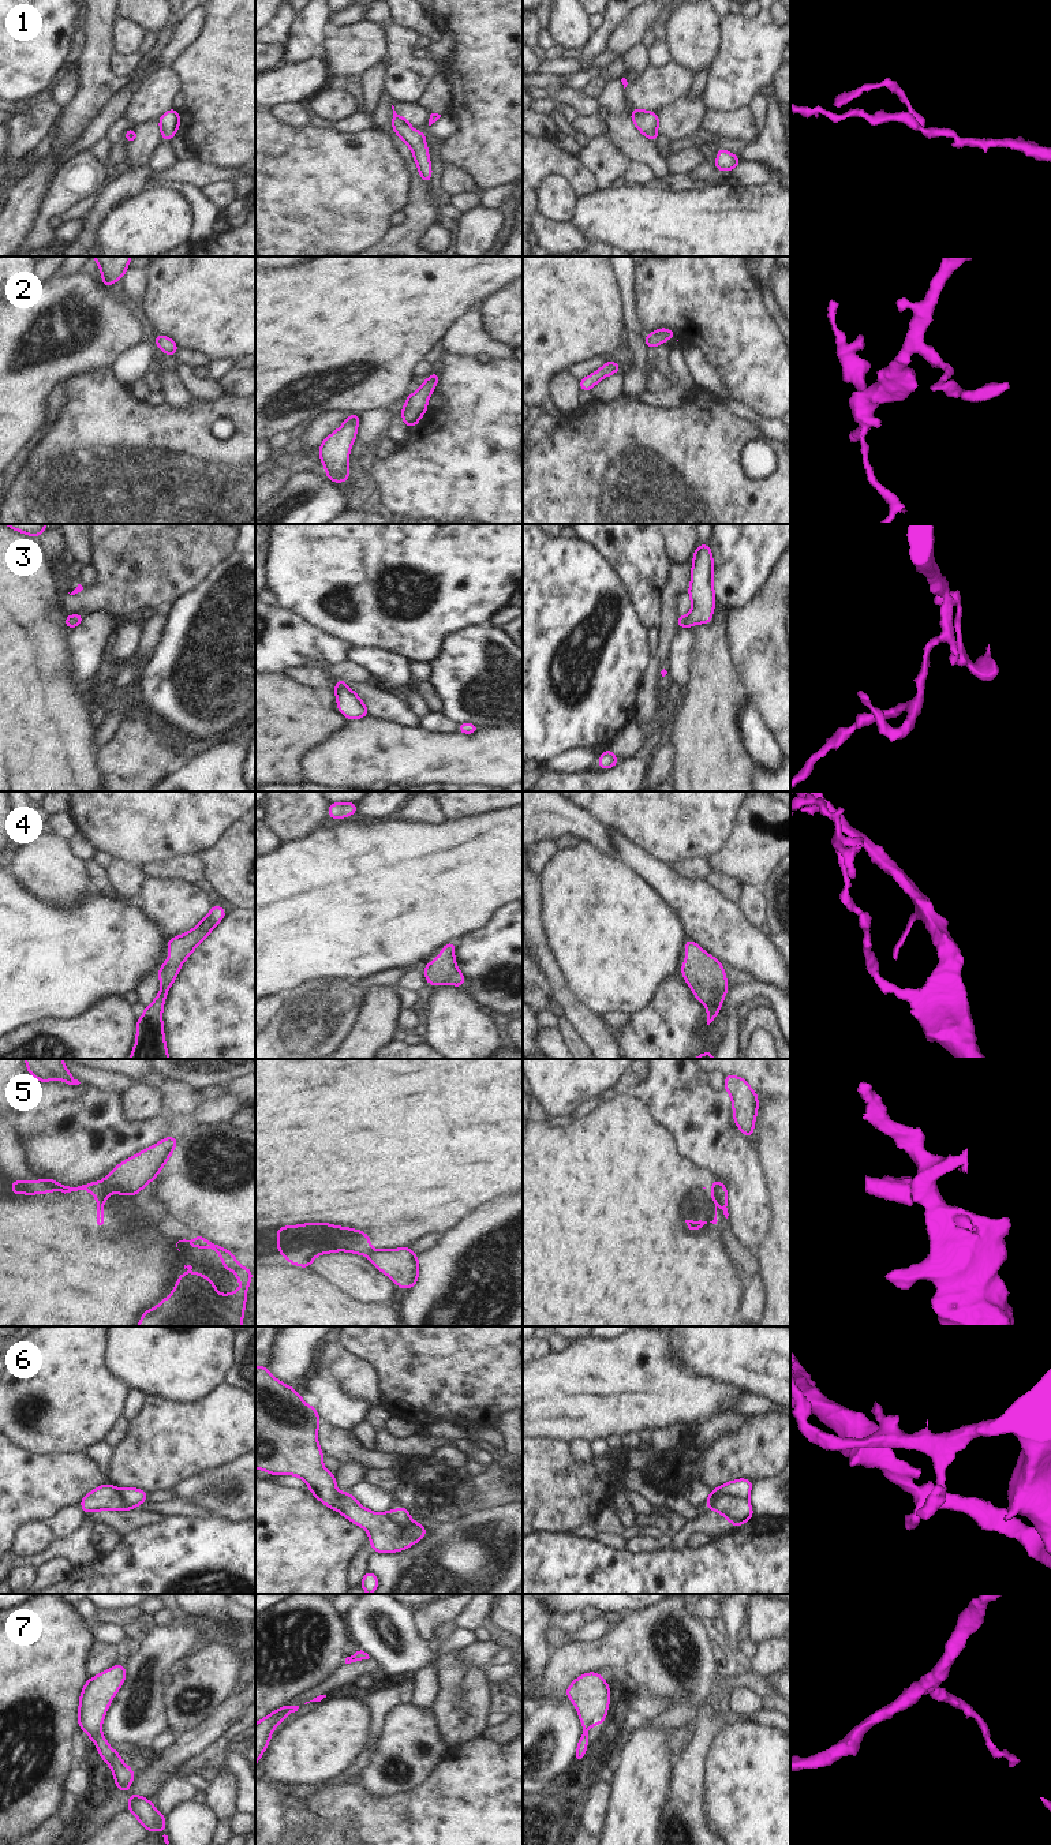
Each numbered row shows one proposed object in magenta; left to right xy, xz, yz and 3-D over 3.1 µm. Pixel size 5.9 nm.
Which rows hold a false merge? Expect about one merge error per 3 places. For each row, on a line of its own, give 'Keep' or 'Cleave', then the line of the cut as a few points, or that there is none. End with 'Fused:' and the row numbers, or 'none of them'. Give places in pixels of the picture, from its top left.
1: Keep. No split
2: Keep. No split
3: Keep. No split
4: Keep. No split
5: Cleave. Split along xy (101, 1183), (104, 1202)
6: Cleave. Split along xz (384, 1514), (403, 1537), (416, 1523)
7: Keep. No split
Fused: 5, 6

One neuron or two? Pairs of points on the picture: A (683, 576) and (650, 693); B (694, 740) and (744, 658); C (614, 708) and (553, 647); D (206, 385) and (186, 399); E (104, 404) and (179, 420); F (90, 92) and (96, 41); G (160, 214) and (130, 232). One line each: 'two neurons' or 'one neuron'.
A: one neuron
B: two neurons
C: one neuron
D: two neurons
E: one neuron
F: one neuron
G: one neuron

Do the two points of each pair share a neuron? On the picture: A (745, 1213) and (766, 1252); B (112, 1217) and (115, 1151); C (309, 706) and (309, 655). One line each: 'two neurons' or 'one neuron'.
A: two neurons
B: two neurons
C: two neurons

